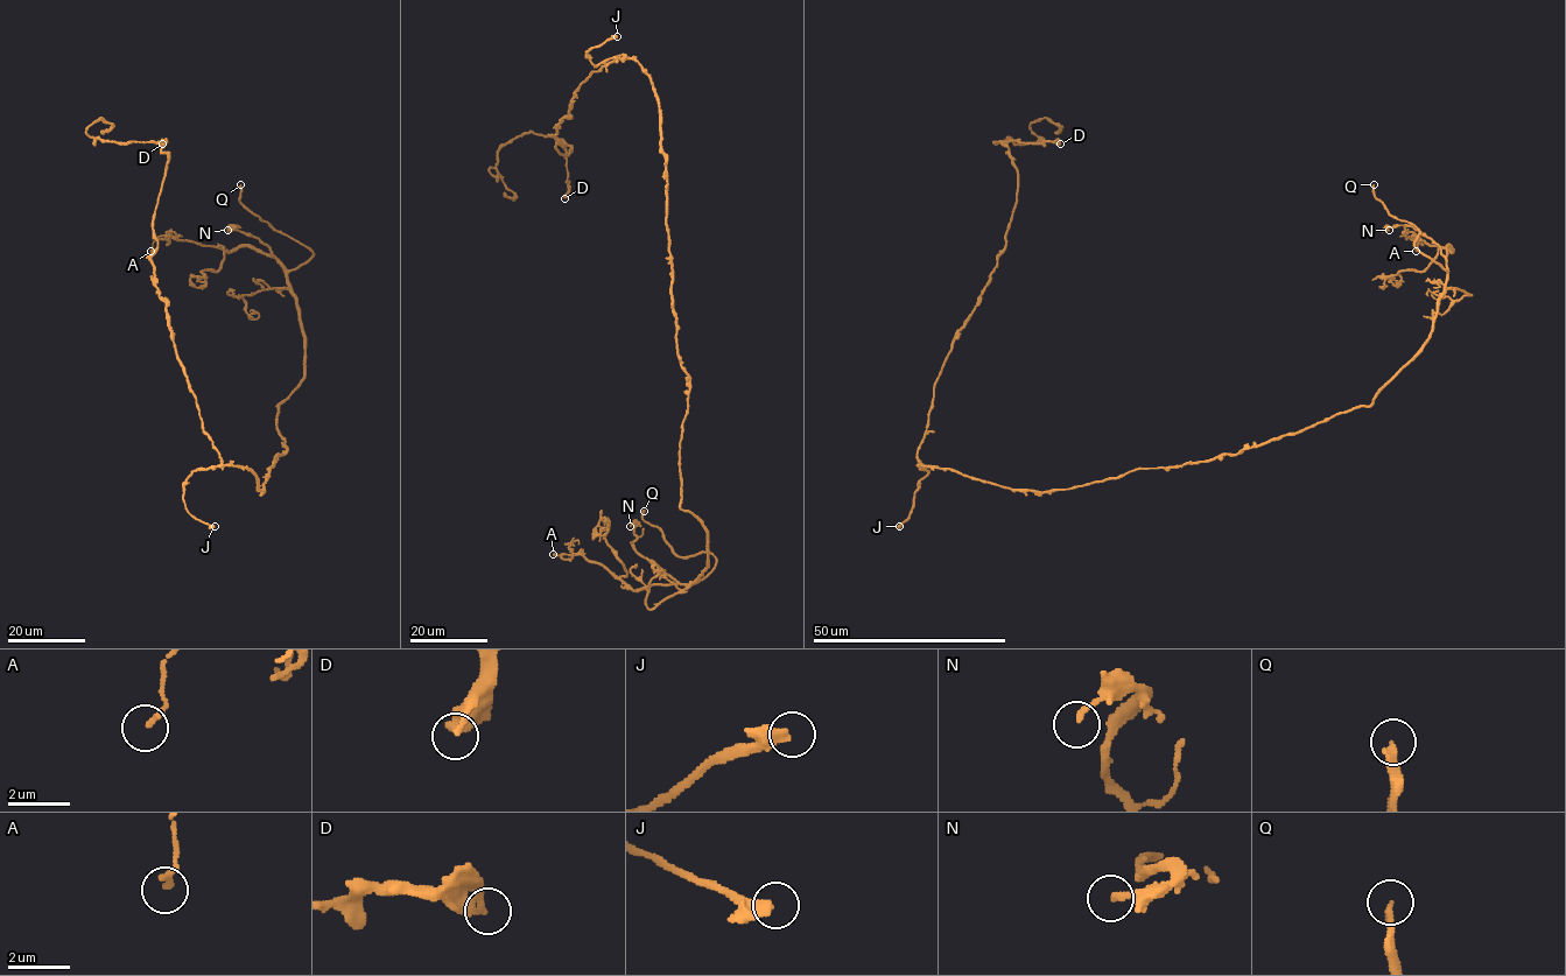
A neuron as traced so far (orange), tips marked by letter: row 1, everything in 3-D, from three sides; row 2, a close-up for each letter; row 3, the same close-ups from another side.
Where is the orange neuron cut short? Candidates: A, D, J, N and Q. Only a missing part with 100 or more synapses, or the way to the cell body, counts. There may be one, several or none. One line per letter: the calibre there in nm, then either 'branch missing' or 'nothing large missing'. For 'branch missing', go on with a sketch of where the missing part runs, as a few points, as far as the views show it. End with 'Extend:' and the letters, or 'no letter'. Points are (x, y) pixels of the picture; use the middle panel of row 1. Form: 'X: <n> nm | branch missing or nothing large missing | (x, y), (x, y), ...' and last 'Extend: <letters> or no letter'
A: 190 nm | nothing large missing
D: 360 nm | nothing large missing
J: 280 nm | branch missing
N: 200 nm | nothing large missing
Q: 240 nm | branch missing | (644, 511), (643, 492)
Extend: J, Q

